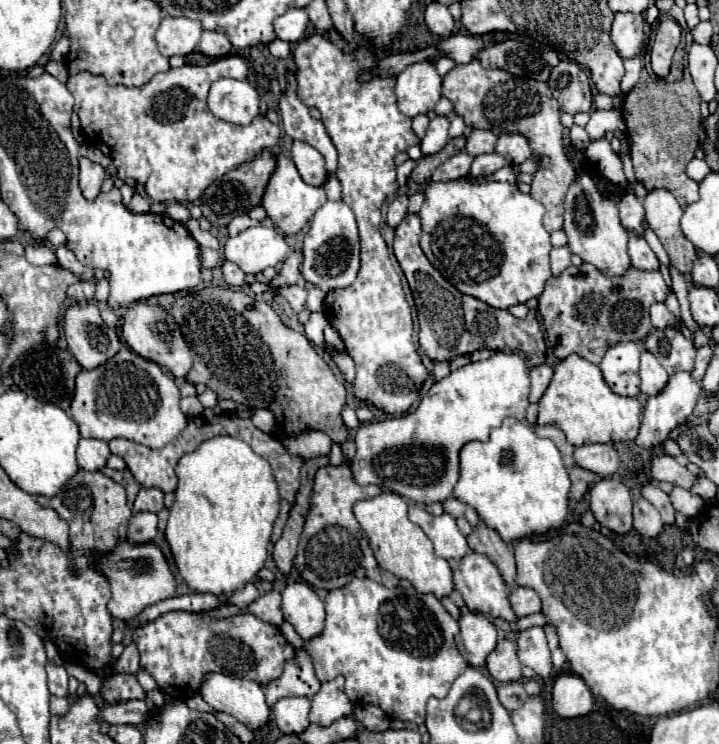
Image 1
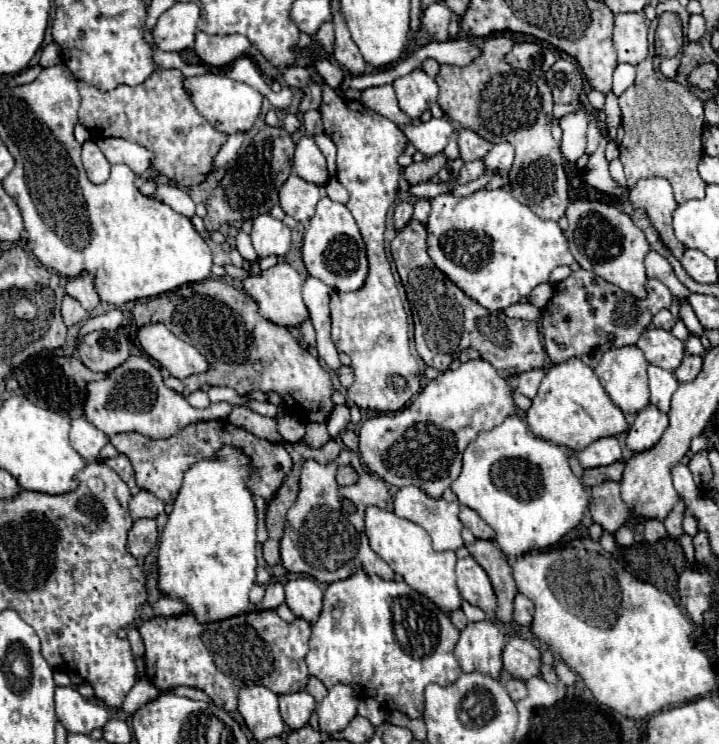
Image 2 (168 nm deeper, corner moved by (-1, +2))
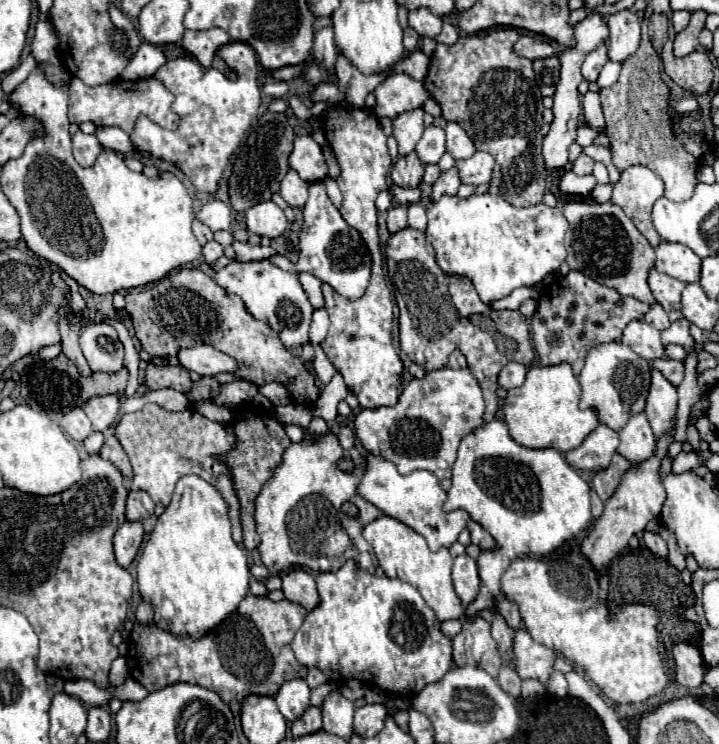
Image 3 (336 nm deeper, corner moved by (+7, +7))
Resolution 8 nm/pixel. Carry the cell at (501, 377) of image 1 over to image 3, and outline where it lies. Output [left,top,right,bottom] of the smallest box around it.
[354,367,486,479]

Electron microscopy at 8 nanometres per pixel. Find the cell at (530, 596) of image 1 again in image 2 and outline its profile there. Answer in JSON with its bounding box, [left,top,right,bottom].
[514,594,534,626]

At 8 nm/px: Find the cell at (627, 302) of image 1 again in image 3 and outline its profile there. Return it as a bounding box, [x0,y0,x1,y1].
[532,271,650,375]

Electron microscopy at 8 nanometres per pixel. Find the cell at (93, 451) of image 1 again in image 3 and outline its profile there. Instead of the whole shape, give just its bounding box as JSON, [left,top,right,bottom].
[60,409,92,441]

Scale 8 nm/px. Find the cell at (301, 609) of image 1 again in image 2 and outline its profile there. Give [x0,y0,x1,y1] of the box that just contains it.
[286,576,322,624]

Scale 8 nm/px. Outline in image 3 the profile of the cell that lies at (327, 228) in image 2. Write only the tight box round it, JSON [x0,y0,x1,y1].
[296,181,370,299]

